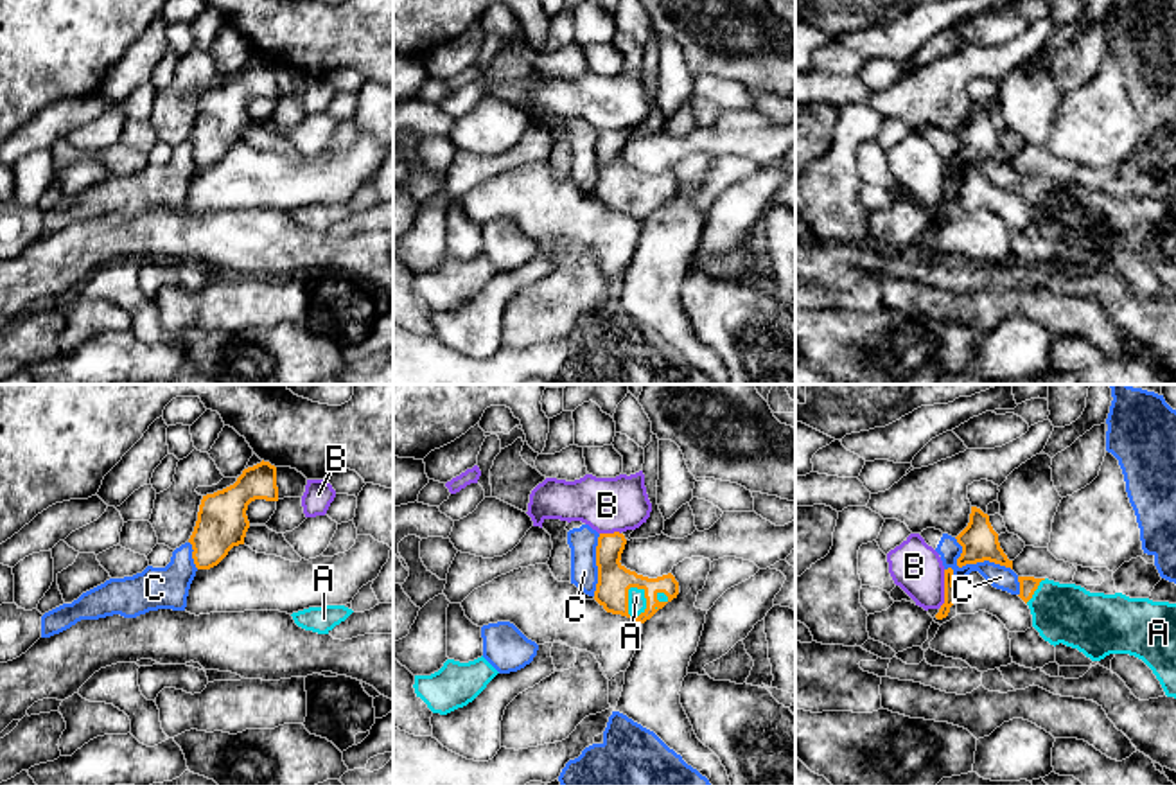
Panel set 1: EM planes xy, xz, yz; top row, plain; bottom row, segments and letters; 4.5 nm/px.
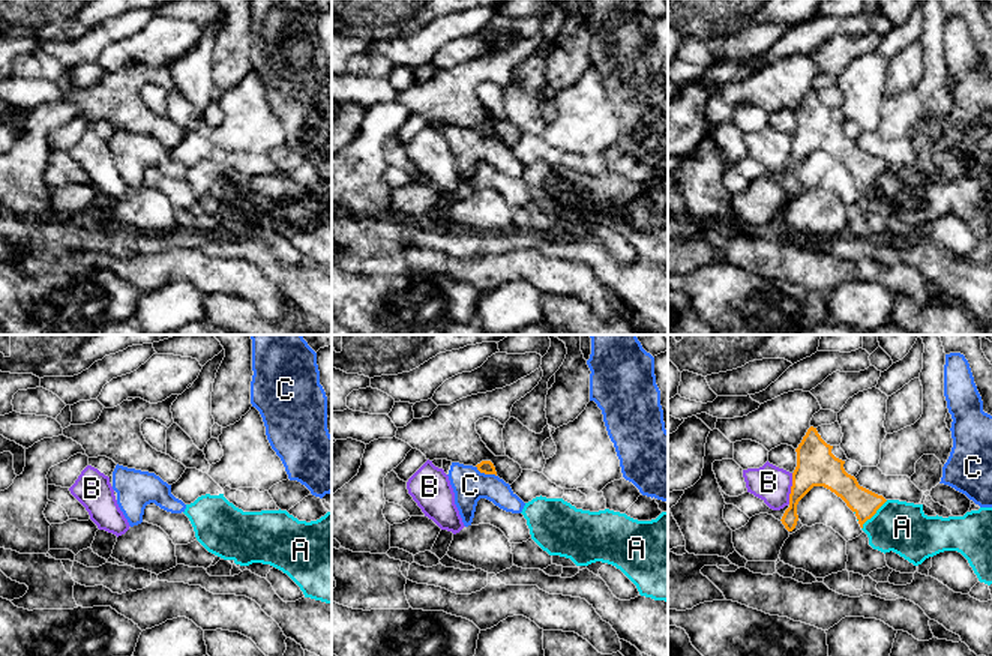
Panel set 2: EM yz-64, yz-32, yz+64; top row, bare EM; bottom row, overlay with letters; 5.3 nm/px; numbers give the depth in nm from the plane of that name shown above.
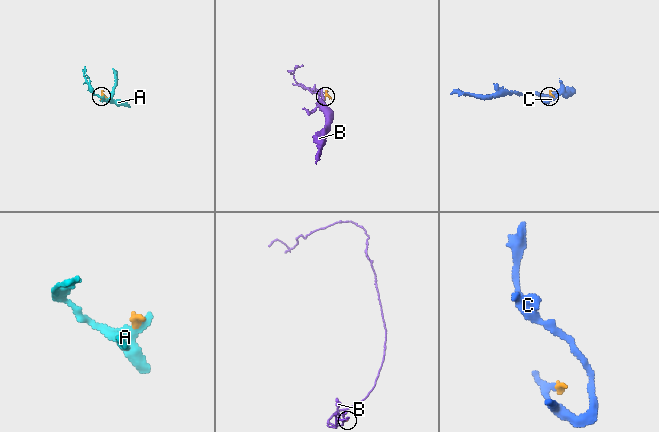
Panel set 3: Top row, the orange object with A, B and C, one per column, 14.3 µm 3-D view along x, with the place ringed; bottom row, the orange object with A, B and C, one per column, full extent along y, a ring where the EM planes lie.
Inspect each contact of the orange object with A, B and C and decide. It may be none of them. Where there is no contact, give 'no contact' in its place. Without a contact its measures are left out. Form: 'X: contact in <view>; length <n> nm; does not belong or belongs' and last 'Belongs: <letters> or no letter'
A: contact in xz; length 150 nm; belongs
B: contact in yz; length 170 nm; does not belong
C: contact in yz; length 300 nm; does not belong
Belongs: A

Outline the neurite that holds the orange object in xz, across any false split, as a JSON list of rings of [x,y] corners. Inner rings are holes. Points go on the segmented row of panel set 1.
[[[600,534],[596,546],[598,584],[594,600],[612,614],[639,623],[650,620],[668,602],[677,598],[679,582],[671,573],[648,578],[627,569],[619,560],[627,539],[623,534]]]

